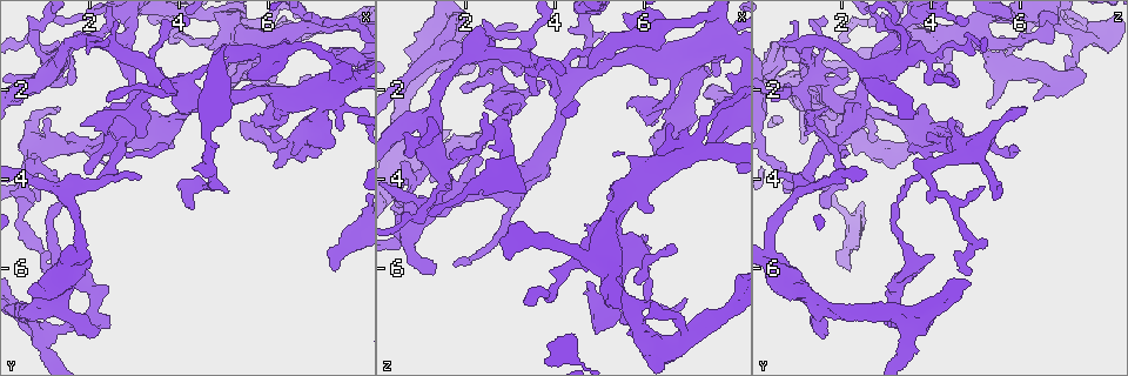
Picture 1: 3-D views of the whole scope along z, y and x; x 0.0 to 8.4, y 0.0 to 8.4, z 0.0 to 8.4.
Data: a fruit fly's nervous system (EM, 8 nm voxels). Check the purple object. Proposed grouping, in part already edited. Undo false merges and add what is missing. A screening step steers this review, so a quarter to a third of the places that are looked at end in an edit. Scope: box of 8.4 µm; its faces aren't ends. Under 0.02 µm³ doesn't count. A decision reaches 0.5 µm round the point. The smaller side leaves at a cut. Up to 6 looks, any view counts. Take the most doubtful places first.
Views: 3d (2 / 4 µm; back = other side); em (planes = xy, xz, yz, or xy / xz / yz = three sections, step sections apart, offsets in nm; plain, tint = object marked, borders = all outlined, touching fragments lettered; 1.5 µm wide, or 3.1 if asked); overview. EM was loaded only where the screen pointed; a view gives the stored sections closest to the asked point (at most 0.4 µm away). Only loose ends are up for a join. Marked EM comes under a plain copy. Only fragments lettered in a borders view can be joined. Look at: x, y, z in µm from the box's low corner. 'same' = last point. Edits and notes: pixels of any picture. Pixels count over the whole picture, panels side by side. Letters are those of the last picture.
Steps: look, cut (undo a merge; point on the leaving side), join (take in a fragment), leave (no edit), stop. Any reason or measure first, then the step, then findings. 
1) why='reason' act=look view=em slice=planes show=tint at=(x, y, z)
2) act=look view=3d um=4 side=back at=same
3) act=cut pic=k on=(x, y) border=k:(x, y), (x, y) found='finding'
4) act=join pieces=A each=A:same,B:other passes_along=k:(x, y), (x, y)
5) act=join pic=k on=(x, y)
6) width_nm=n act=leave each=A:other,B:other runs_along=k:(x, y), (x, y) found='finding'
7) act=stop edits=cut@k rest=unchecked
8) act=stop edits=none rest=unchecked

why='sharp bend' act=look view=em slice=planes show=borders at=(0.95, 3.85, 3.90)

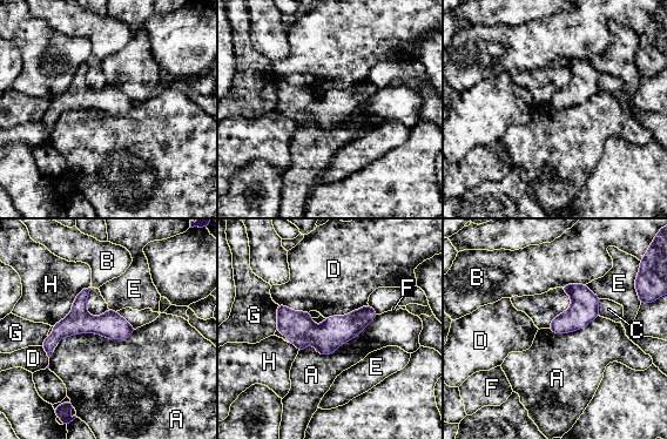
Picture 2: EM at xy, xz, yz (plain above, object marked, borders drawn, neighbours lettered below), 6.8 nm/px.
act=leave each=A:other,B:other,C:other,D:other,E:other,F:other,G:other,H:other border=2:(378, 315), (330, 353), (298, 351) found='all the same cell'

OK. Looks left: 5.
why='sharp bend' act=look view=em slice=xy step=4 show=tint at=(3.40, 1.75, 1.30)

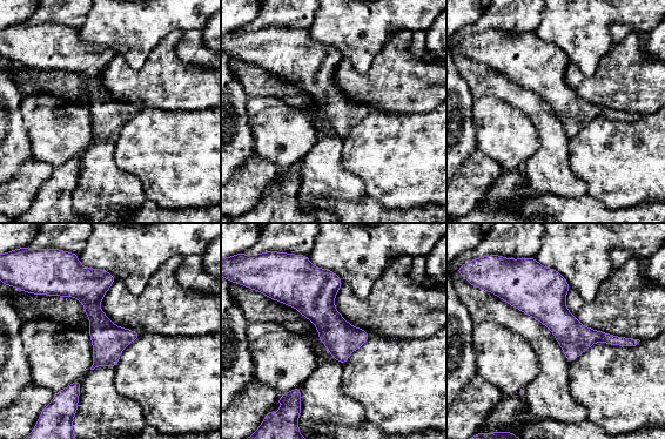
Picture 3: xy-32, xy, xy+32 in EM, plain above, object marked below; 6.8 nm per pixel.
act=look view=em slice=planes show=borders at=same

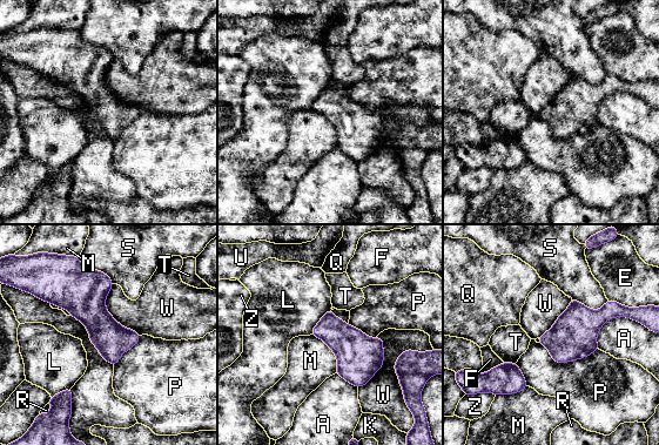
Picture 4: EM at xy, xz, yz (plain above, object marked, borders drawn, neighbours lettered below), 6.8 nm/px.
width_nm=240 act=leave each=A:other,E:other,F:other,K:other,L:other,M:other,P:other,Q:other,R:other,S:other,T:other,U:other,W:other,Z:other border=4:(72, 315), (113, 366) found='continuous, no second cell'

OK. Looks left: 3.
why='branch stops here' act=look view=em slice=yz step=4 show=borders at=(4.90, 1.70, 7.50)

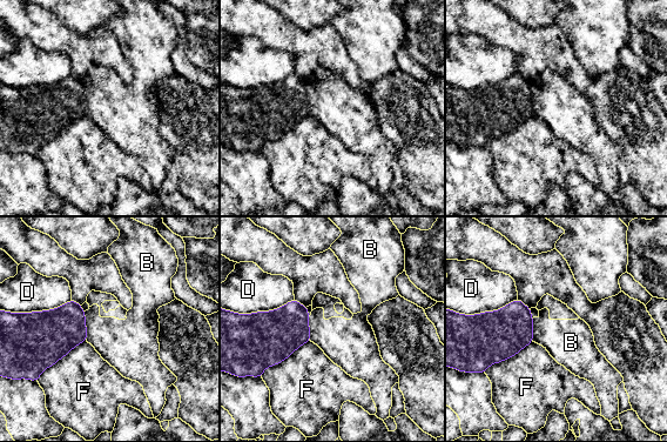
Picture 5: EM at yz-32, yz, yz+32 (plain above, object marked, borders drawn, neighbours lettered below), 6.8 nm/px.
act=look view=em slice=planes show=borders at=same

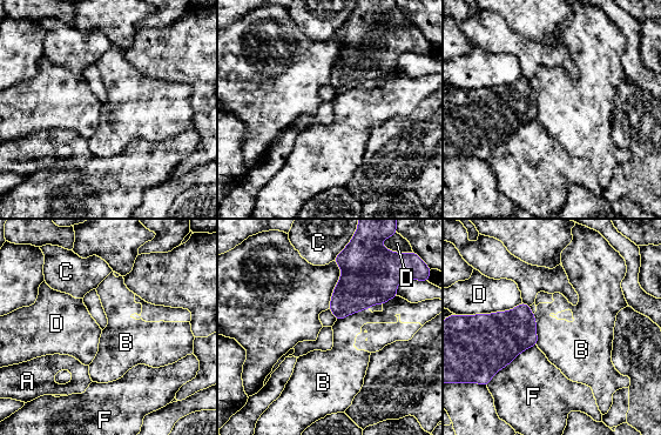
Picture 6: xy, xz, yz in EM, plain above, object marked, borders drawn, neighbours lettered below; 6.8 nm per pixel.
act=leave each=A:other,B:other,C:other,D:other,F:other border=6:(369, 307), (336, 321) found='no lettered fragment goes on from it'

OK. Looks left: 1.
act=stop edits=none rest=unchecked

